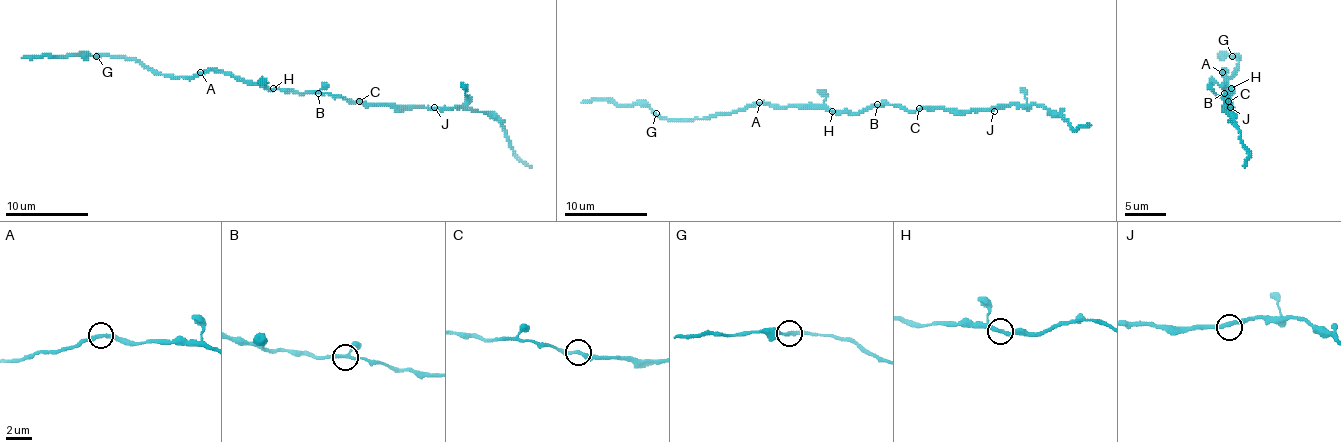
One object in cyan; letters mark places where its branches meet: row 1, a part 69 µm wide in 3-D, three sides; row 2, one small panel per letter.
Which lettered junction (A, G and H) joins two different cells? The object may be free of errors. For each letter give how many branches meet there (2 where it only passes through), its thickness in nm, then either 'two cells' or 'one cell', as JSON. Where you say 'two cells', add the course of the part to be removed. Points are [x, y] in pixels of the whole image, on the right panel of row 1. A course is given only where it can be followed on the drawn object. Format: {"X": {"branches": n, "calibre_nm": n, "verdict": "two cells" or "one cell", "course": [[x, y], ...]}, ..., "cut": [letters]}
{"A": {"branches": 2, "calibre_nm": 280, "verdict": "one cell"}, "G": {"branches": 2, "calibre_nm": 240, "verdict": "one cell"}, "H": {"branches": 2, "calibre_nm": 280, "verdict": "one cell"}, "cut": []}

